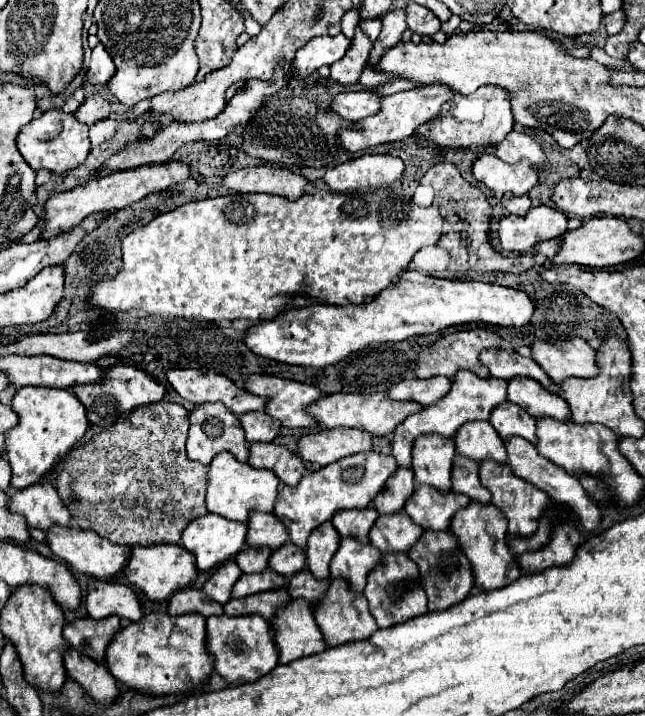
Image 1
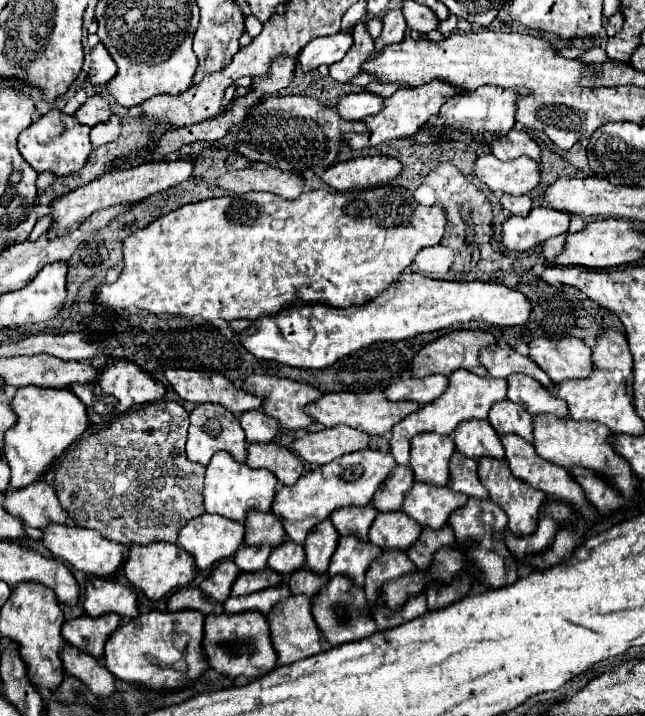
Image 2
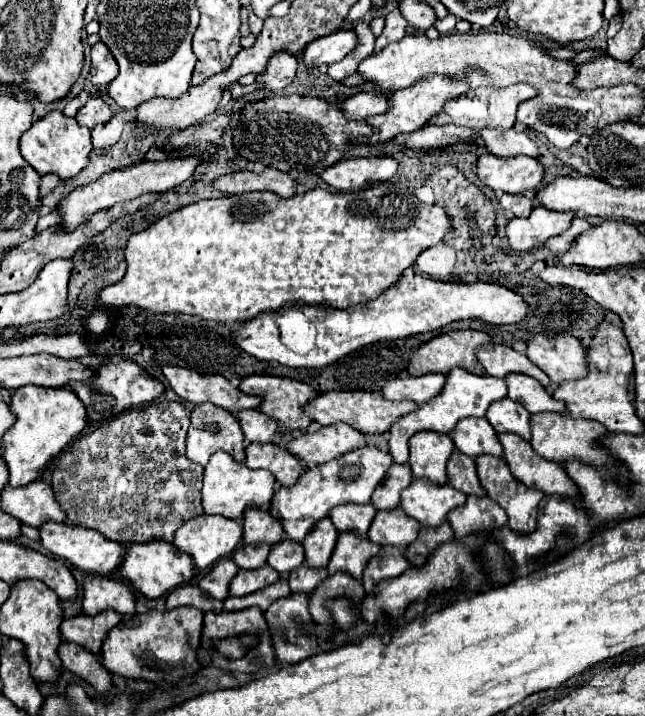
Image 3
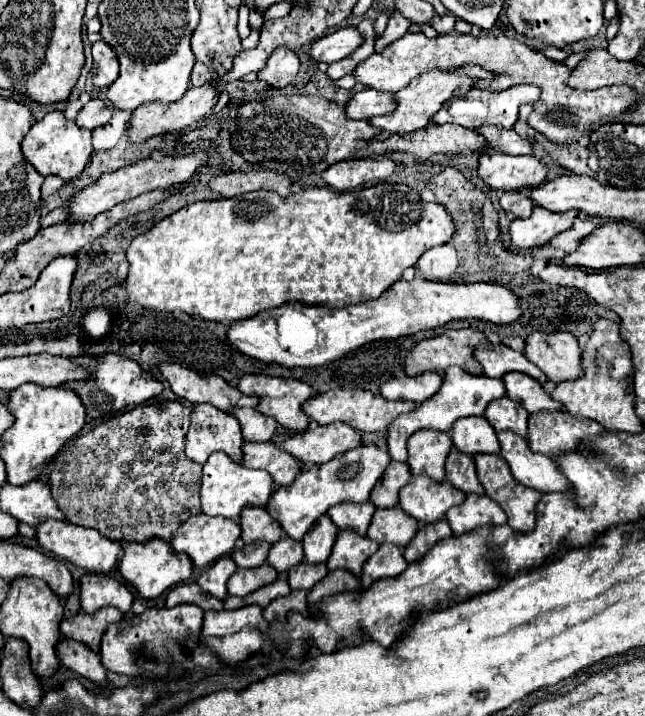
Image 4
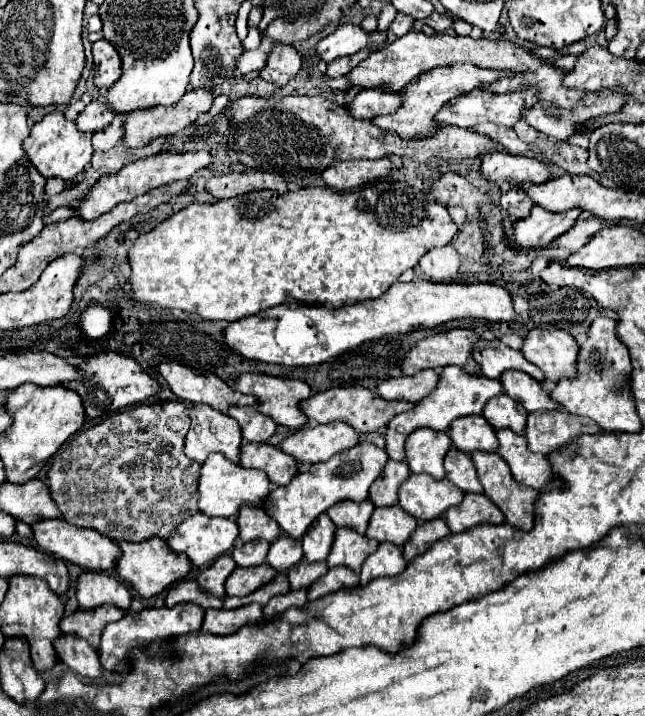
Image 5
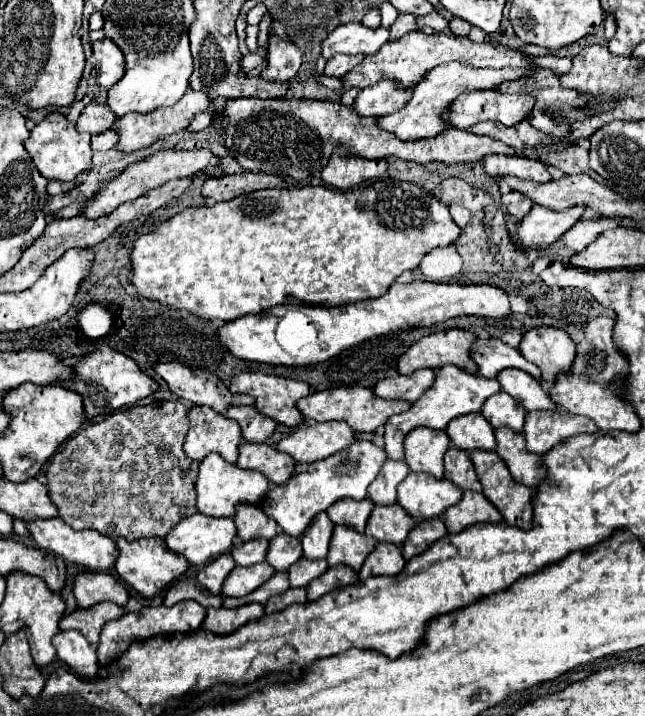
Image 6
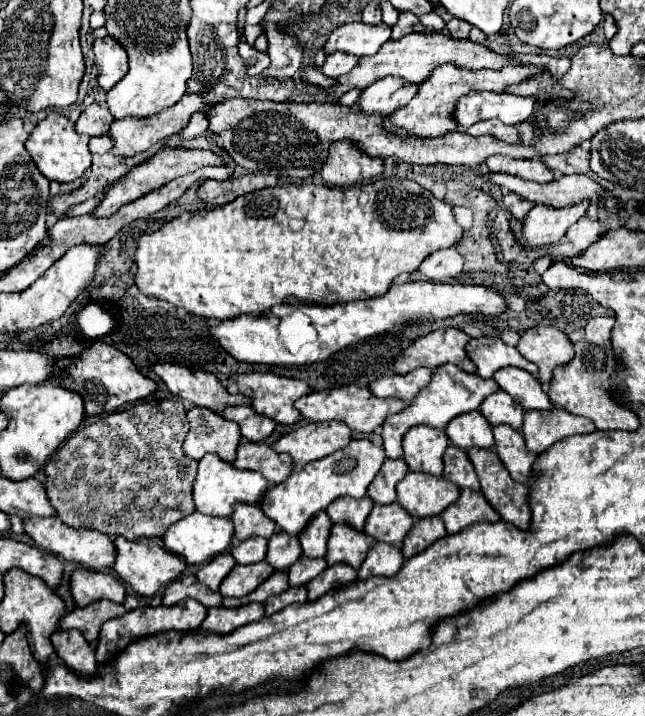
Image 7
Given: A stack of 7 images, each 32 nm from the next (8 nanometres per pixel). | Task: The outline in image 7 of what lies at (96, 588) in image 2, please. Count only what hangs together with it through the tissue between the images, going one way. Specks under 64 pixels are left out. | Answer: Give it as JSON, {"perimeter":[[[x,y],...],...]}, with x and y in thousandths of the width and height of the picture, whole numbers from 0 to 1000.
{"perimeter":[[[121,793],[112,802],[112,816],[109,816],[112,832],[121,846],[143,844],[149,838],[174,838],[183,844],[192,844],[195,824],[192,818],[171,802]]]}

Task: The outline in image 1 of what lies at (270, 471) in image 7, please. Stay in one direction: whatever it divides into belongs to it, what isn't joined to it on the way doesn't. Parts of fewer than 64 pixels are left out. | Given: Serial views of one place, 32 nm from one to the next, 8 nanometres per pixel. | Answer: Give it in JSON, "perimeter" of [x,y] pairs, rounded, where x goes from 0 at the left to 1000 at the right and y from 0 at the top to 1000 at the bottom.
{"perimeter":[[[425,617],[391,620],[384,648],[394,654],[422,656],[447,679],[459,679],[474,662],[474,648],[443,623],[431,623]]]}

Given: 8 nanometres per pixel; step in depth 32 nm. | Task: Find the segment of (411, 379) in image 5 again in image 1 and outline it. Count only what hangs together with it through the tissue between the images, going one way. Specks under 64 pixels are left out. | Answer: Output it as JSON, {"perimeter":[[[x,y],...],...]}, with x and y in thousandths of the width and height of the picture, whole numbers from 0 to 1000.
{"perimeter":[[[673,525],[664,531],[642,528],[642,531],[617,534],[602,547],[602,553],[608,559],[639,559],[654,567],[667,567],[667,564],[676,564],[682,556],[688,556],[698,542],[701,542],[698,528],[688,528],[688,525]]]}

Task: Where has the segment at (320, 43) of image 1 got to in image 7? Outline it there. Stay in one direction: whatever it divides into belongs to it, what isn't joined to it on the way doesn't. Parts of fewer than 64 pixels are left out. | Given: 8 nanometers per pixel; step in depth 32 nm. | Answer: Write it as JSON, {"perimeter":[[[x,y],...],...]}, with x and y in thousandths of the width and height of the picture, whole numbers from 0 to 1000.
{"perimeter":[[[546,31],[524,36],[502,61],[502,75],[536,73],[549,78],[577,78],[595,59],[605,56],[605,36],[571,36],[564,31]]]}

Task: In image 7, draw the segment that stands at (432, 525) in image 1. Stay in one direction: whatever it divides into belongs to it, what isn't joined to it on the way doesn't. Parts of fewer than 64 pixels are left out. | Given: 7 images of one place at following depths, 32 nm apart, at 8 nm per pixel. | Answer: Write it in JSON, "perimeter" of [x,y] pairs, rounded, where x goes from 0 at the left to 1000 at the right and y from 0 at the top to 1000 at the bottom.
{"perimeter":[[[633,659],[614,679],[617,704],[639,721],[682,721],[698,704],[713,696],[713,682],[691,668],[676,668],[651,659]]]}

